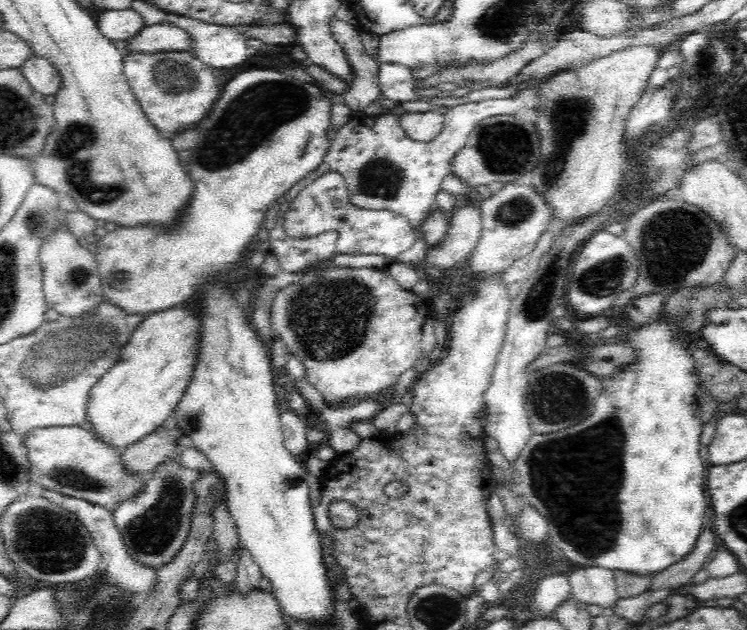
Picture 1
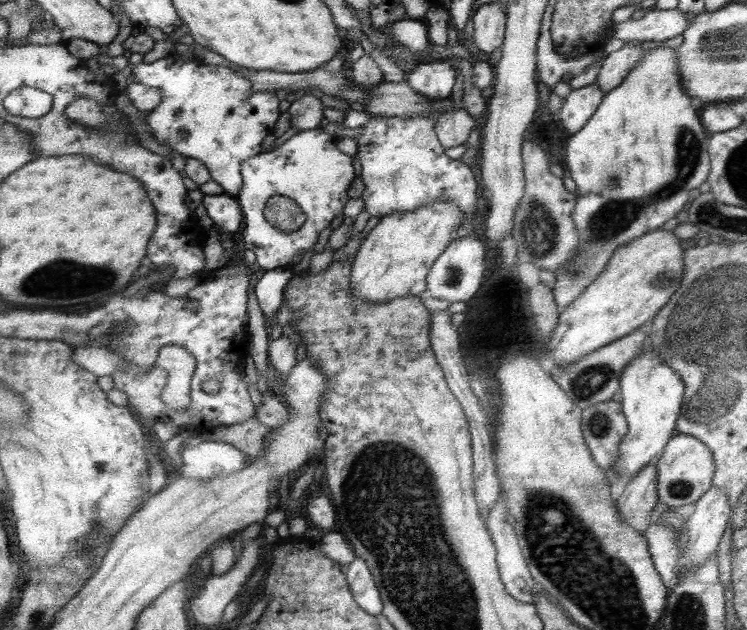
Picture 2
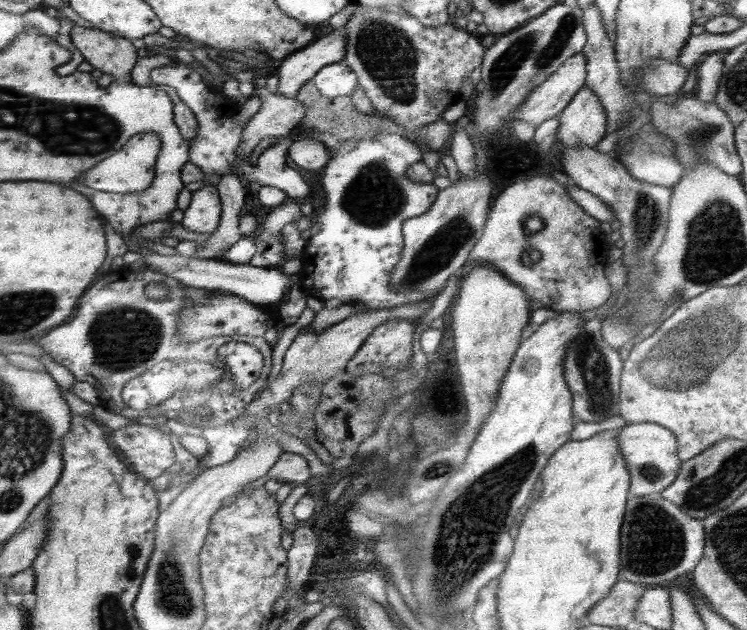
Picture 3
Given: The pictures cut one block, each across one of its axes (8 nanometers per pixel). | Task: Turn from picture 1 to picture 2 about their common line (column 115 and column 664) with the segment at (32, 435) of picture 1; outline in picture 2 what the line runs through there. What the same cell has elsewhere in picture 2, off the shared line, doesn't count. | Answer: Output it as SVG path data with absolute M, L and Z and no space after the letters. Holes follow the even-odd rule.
M679 432L675 434L667 447L663 457L656 460L659 468L659 482L657 485L661 505L667 507L694 504L709 488L712 488L712 478L716 464L712 458L712 451L693 435Z

